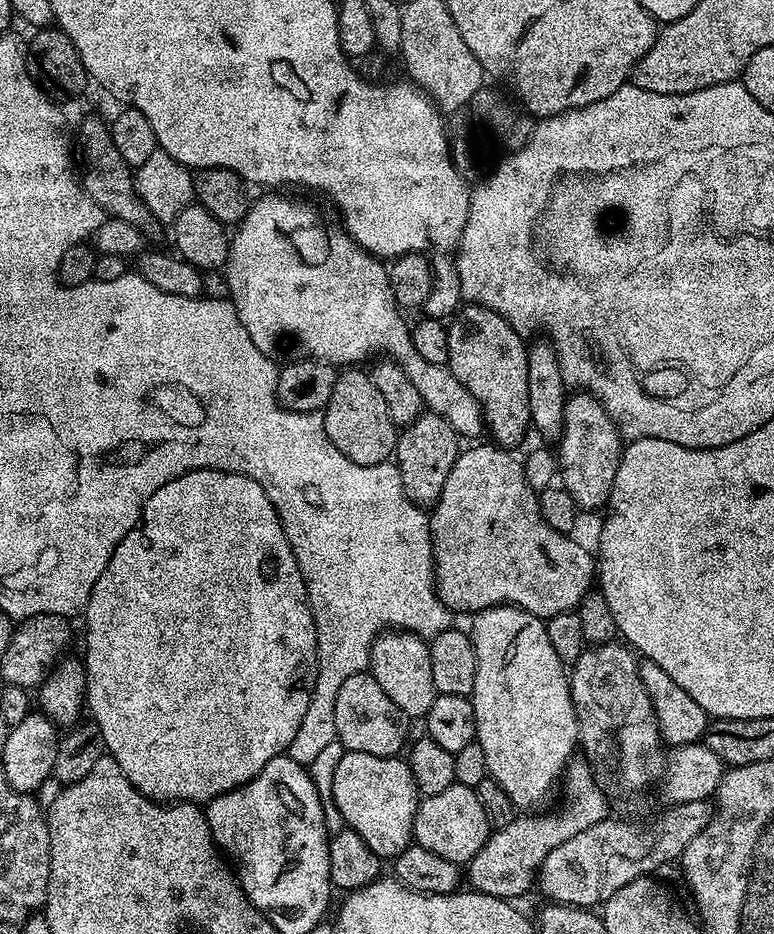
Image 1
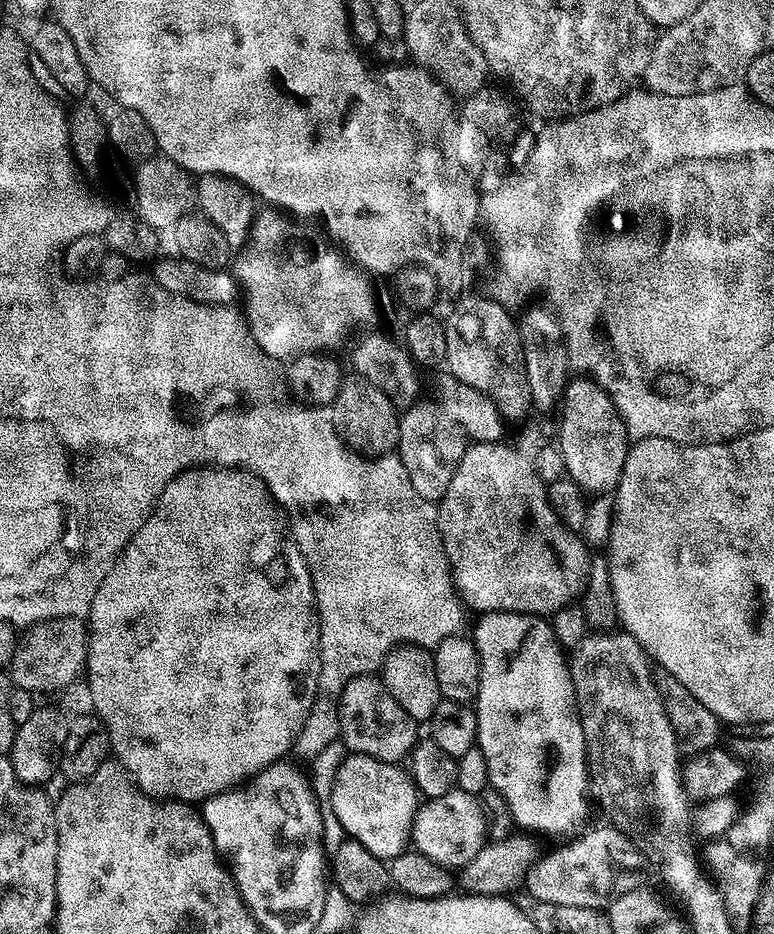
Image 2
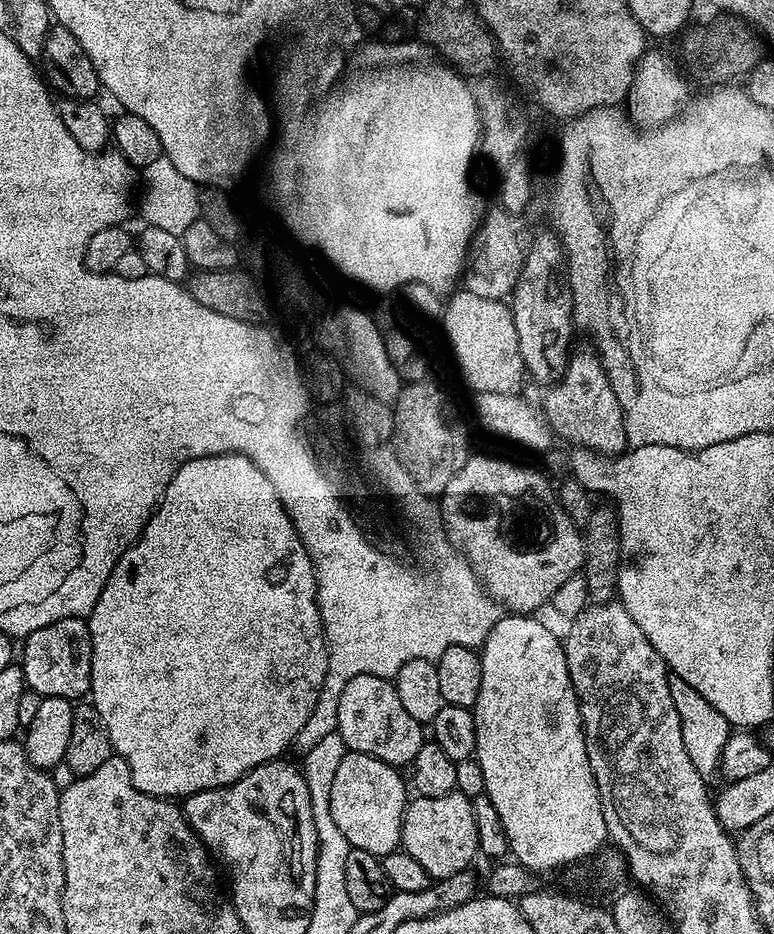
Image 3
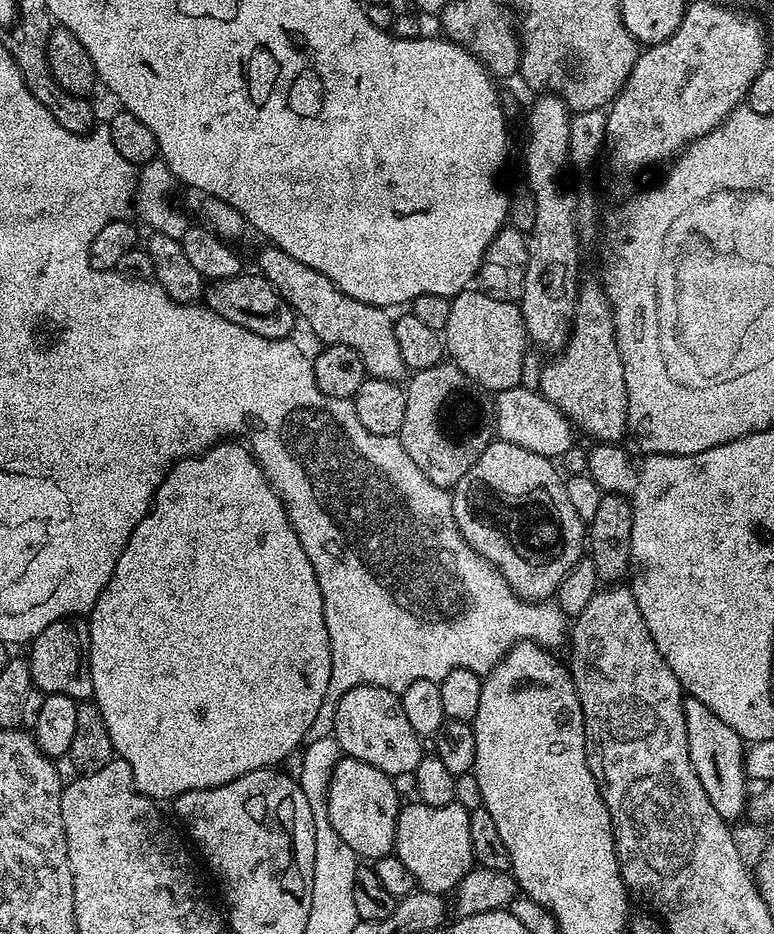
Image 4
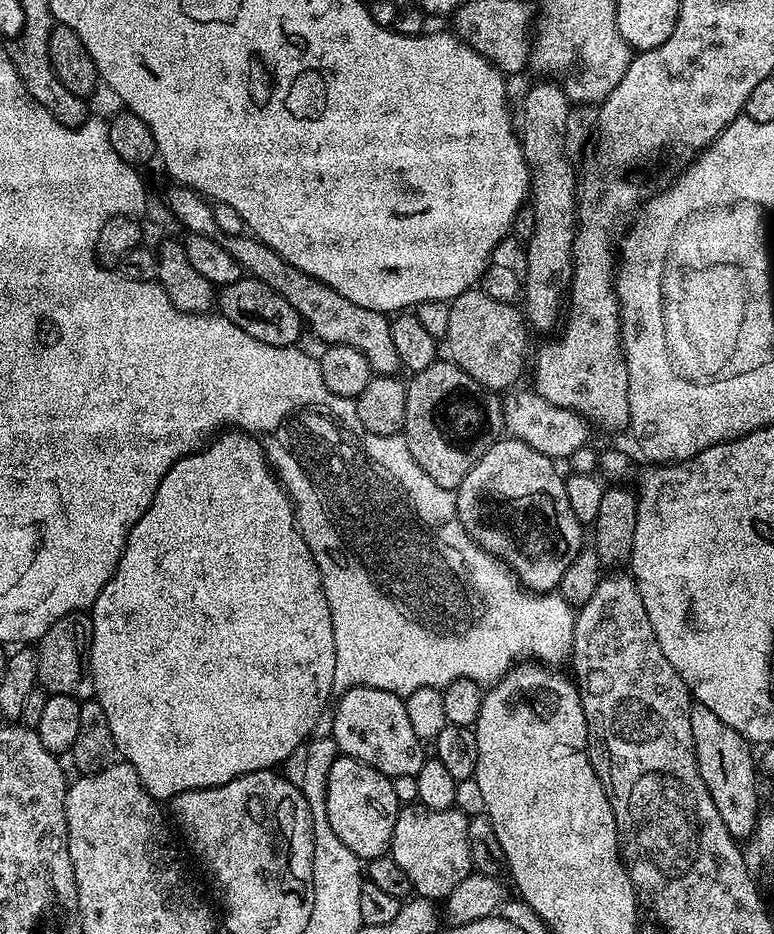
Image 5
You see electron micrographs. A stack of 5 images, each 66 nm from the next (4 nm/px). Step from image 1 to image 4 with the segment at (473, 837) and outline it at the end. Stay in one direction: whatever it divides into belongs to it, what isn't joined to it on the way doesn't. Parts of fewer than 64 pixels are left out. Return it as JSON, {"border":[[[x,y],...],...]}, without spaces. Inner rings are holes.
{"border":[[[408,802],[403,805],[396,819],[396,847],[394,854],[414,874],[419,891],[451,893],[462,882],[466,873],[472,871],[474,861],[472,859],[472,843],[470,842],[470,818],[469,809],[458,803],[450,803],[444,806],[430,806],[421,802]]]}

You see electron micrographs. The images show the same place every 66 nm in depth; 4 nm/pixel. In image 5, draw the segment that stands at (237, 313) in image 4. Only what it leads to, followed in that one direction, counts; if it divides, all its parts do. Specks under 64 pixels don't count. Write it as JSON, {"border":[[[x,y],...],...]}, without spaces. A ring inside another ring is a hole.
{"border":[[[245,274],[238,282],[230,282],[219,289],[218,312],[227,323],[236,327],[237,332],[250,334],[250,338],[258,338],[258,342],[266,342],[266,346],[290,348],[301,343],[302,321],[298,310],[294,310],[282,294],[270,290],[266,282],[258,282],[250,275]]]}

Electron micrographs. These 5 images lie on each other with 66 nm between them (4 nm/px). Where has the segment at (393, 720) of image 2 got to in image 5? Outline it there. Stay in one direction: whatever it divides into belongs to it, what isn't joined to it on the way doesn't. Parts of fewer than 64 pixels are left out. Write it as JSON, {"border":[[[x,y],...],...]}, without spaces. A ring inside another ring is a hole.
{"border":[[[352,688],[349,692],[343,693],[335,701],[336,713],[332,716],[332,729],[330,729],[330,735],[335,740],[337,749],[345,756],[361,760],[366,766],[381,772],[383,776],[389,778],[398,775],[416,776],[426,759],[425,745],[410,727],[410,717],[406,715],[404,701],[405,697],[395,696],[377,688]]]}

